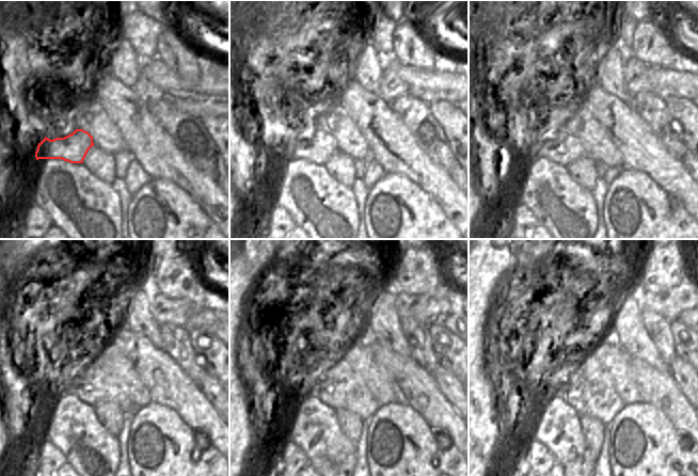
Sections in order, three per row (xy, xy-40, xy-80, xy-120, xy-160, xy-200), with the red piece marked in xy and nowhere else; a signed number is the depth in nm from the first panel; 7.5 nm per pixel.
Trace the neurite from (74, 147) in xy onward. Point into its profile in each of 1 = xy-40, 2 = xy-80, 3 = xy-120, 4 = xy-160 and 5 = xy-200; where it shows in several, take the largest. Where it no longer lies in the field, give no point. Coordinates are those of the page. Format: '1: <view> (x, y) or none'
1: xy-40 (318, 148)
2: xy-80 (564, 148)
3: xy-120 (110, 386)
4: xy-160 (349, 391)
5: xy-200 (591, 394)

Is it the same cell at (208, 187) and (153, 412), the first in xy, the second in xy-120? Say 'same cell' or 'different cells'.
different cells

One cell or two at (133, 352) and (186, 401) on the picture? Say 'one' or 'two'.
one

